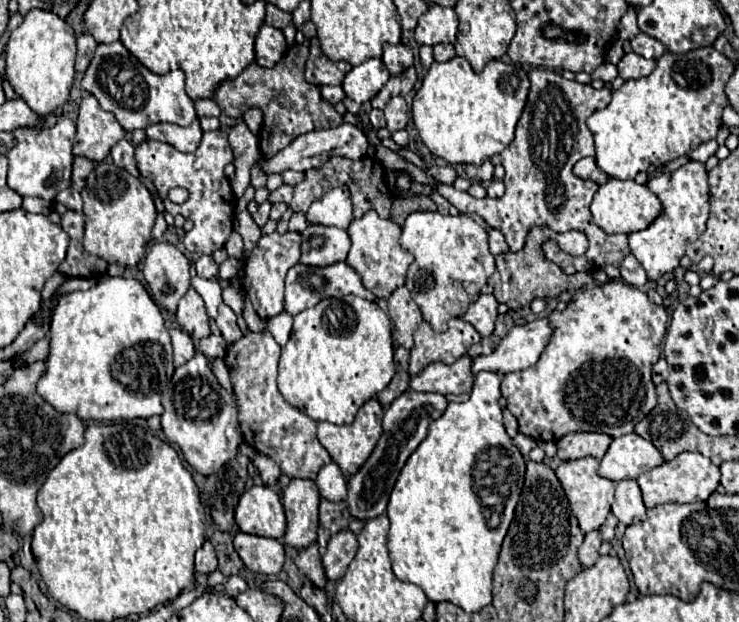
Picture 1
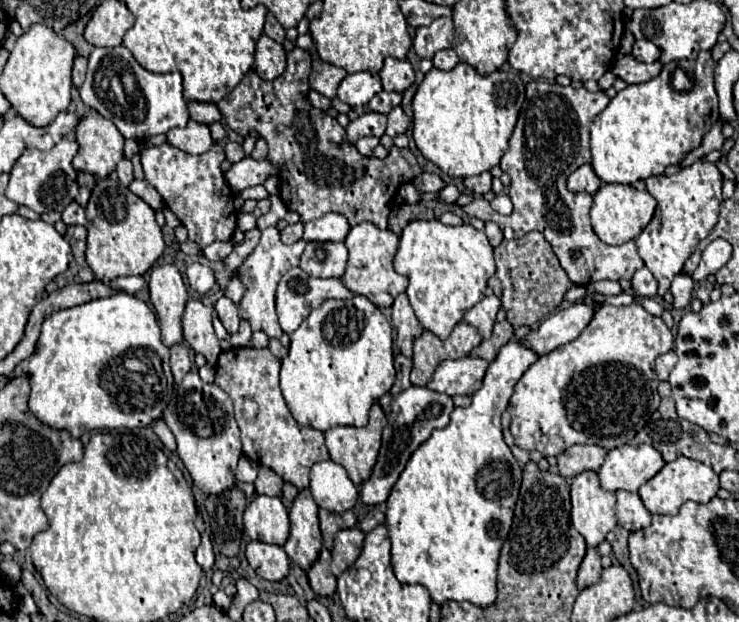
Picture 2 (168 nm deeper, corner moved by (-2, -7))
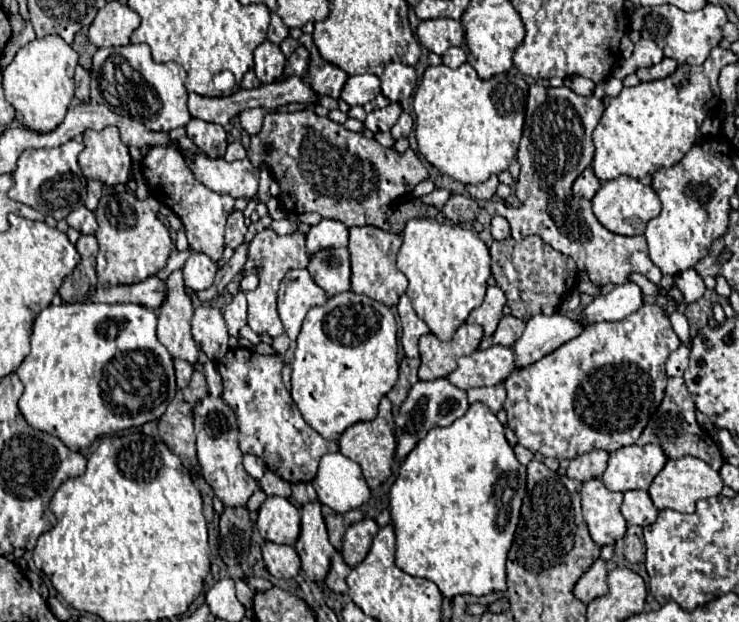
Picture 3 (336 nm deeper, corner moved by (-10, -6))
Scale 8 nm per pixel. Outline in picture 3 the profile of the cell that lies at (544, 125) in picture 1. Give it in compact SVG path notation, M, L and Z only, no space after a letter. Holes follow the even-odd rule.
M533 83L529 87L529 99L527 99L527 113L525 113L525 127L523 127L523 137L519 143L519 165L521 165L521 173L519 173L519 181L517 181L517 197L521 199L521 207L507 206L502 202L490 202L485 207L490 215L500 215L505 217L511 225L511 235L515 241L521 241L523 237L529 235L539 235L545 243L549 243L553 249L561 251L563 255L569 255L575 259L577 267L589 273L589 279L593 285L603 287L607 283L627 283L627 275L637 271L643 273L645 277L649 277L653 283L659 285L661 281L661 271L657 265L653 265L653 261L649 259L647 253L647 243L643 235L635 235L635 237L625 237L625 235L617 235L611 233L609 229L601 227L599 221L595 219L593 211L591 211L591 201L583 201L583 199L575 199L571 193L571 185L573 181L591 165L593 161L593 139L591 133L597 127L601 115L603 115L603 101L597 99L595 95L589 97L581 97L575 95L571 89L567 87L541 87L537 83Z

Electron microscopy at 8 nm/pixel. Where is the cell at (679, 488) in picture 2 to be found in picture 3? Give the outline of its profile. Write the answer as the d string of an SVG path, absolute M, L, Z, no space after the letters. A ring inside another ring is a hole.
M697 457L669 459L665 467L657 473L649 487L649 497L657 509L675 509L679 513L695 513L695 503L699 499L715 497L723 489L723 481L717 471L713 471L705 461Z

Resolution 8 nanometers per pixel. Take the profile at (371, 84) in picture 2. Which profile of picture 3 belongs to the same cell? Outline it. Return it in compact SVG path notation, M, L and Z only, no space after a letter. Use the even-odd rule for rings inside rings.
M353 75L347 79L341 99L353 107L353 105L365 105L373 101L381 93L381 83L377 75Z

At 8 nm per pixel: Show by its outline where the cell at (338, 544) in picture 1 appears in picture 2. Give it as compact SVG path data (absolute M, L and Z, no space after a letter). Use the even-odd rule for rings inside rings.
M349 528L349 530L339 530L335 534L335 546L331 550L331 572L335 576L343 574L359 556L363 548L363 538L365 534L359 528Z

